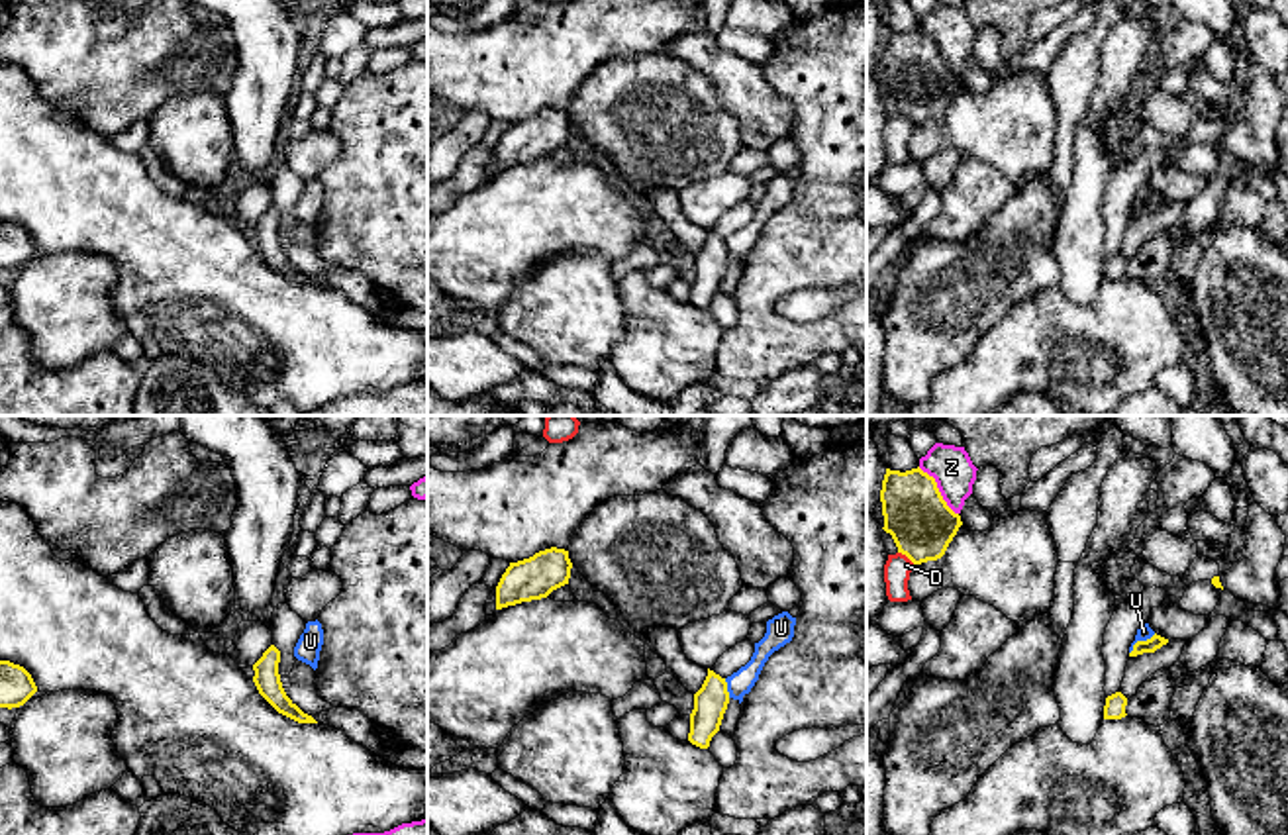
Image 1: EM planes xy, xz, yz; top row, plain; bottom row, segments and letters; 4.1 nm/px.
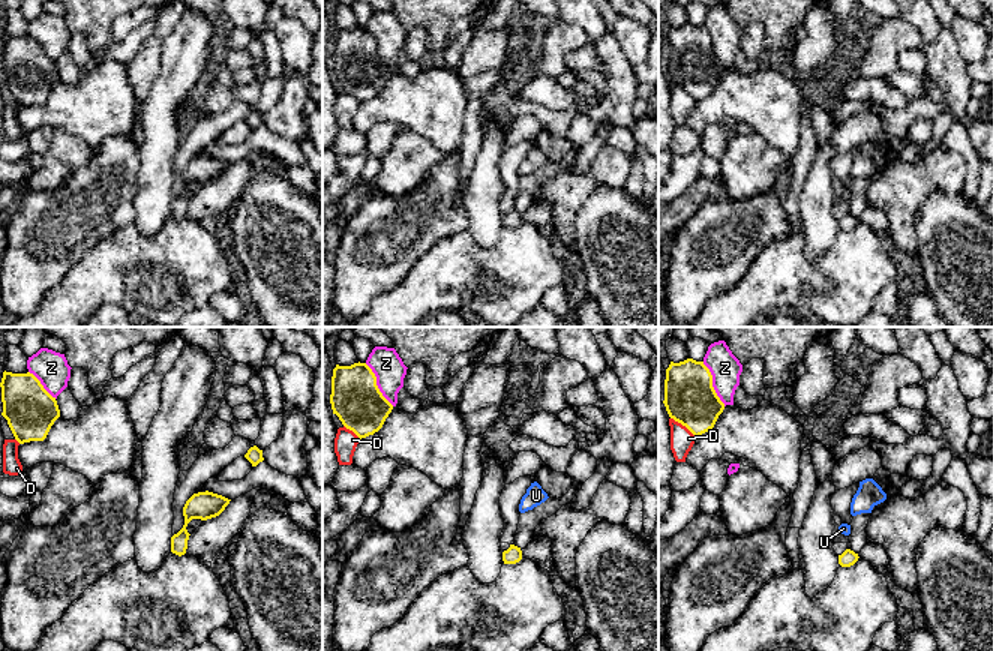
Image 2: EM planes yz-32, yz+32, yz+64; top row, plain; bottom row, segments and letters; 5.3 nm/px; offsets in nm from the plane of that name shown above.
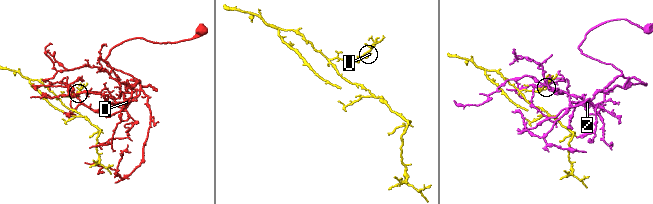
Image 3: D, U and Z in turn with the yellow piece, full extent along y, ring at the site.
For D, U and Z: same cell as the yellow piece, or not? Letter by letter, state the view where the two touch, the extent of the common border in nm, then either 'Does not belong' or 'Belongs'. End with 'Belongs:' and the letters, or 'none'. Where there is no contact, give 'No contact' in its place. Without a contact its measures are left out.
D: Touches yellow in yz. Shared border 90 nm. Does not belong
U: Touches yellow in yz. Shared border 140 nm. Does not belong
Z: Touches yellow in yz. Shared border 260 nm. Does not belong
Belongs: none

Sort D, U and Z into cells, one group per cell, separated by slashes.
D / U / Z

